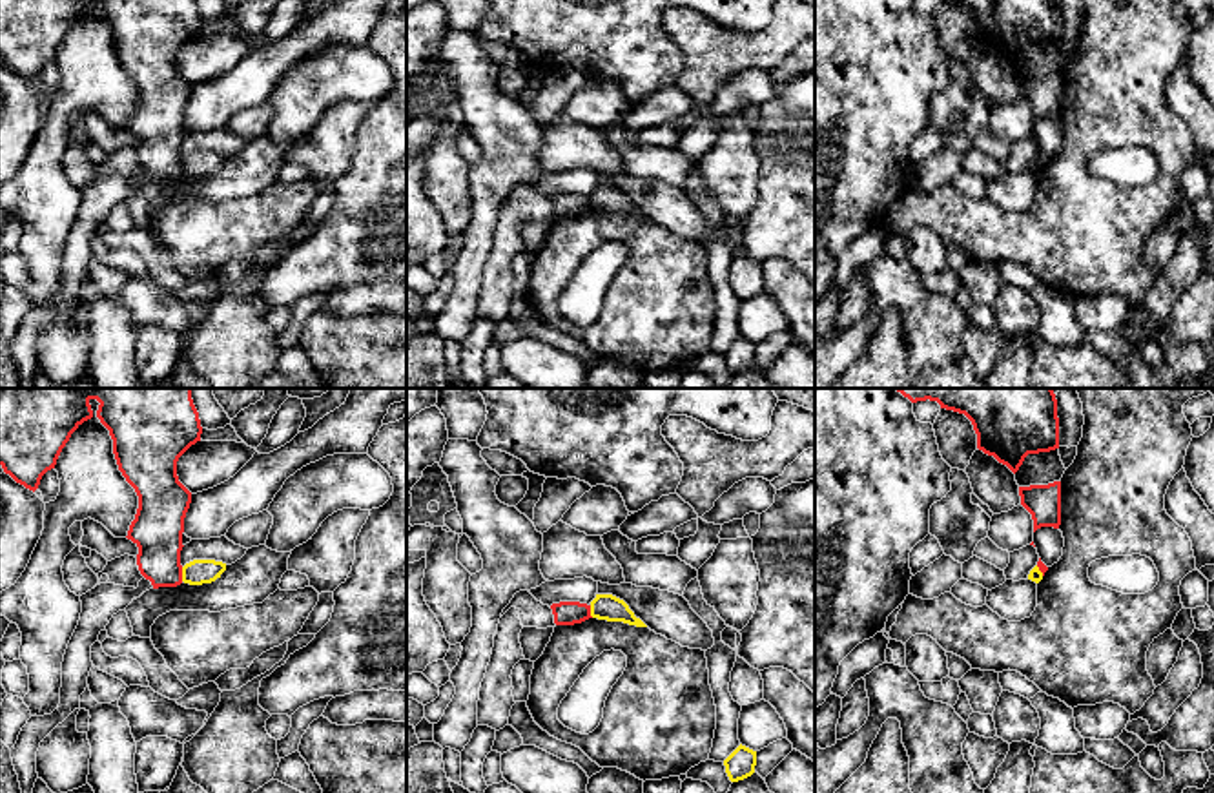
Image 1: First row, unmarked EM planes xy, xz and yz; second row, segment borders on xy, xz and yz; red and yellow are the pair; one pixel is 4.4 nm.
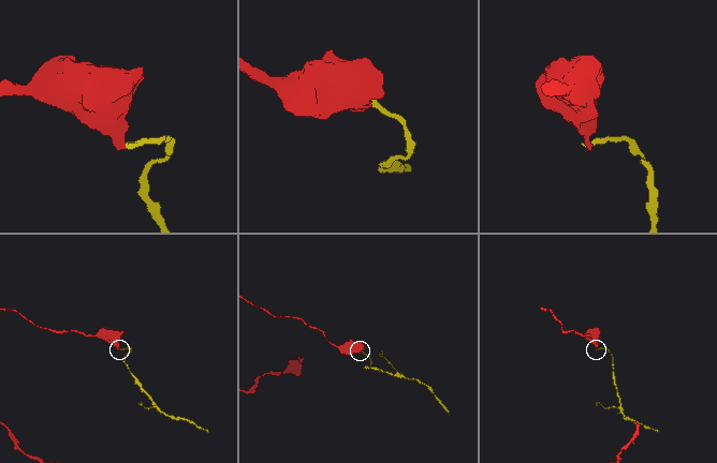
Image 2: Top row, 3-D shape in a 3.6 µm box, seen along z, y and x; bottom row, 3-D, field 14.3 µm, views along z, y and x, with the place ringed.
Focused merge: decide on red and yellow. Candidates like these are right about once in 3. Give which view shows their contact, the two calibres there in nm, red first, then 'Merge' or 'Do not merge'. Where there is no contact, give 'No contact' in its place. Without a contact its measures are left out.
Touches red in xy. Thickness 220 nm (red) against 110 nm. Do not merge

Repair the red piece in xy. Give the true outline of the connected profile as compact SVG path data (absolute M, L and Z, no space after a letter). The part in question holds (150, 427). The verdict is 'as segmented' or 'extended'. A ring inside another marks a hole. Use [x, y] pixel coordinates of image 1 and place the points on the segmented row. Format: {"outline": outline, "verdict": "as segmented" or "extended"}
{"outline": "M0 388L0 465L16 483L36 490L42 476L55 469L71 434L97 416L109 430L118 470L139 496L139 509L129 525L128 540L139 547L137 565L153 589L182 583L182 532L191 492L179 481L177 461L197 441L202 427L191 399L191 388Z", "verdict": "as segmented"}

